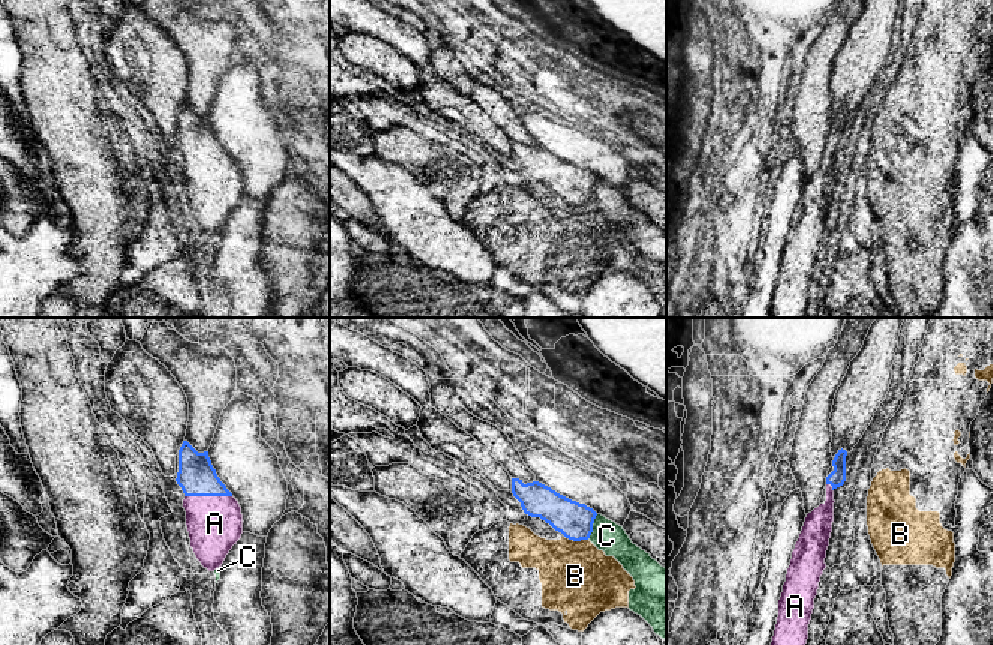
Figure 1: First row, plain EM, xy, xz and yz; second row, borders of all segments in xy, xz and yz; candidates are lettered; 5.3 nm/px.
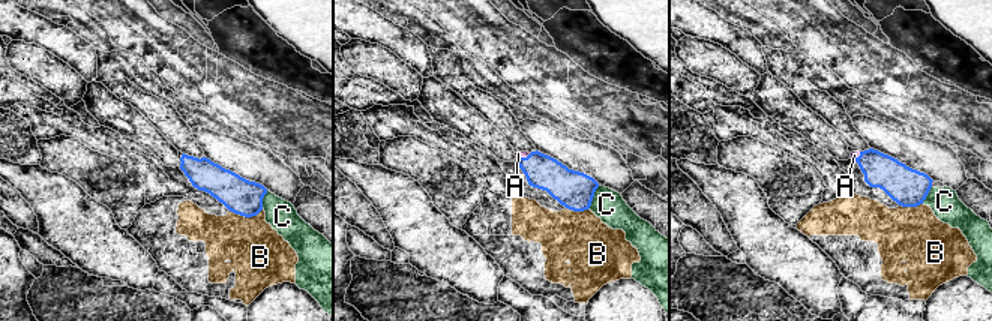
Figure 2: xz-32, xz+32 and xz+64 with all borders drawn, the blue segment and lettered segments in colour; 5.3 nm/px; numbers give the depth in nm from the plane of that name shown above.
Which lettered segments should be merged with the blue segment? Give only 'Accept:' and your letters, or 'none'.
Accept: A

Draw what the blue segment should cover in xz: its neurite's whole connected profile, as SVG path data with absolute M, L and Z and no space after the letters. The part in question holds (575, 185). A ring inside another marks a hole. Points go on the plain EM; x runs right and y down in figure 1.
M512 142L512 158L525 178L540 182L566 202L590 202L597 177L585 168L572 165L538 146L524 148L519 142Z

